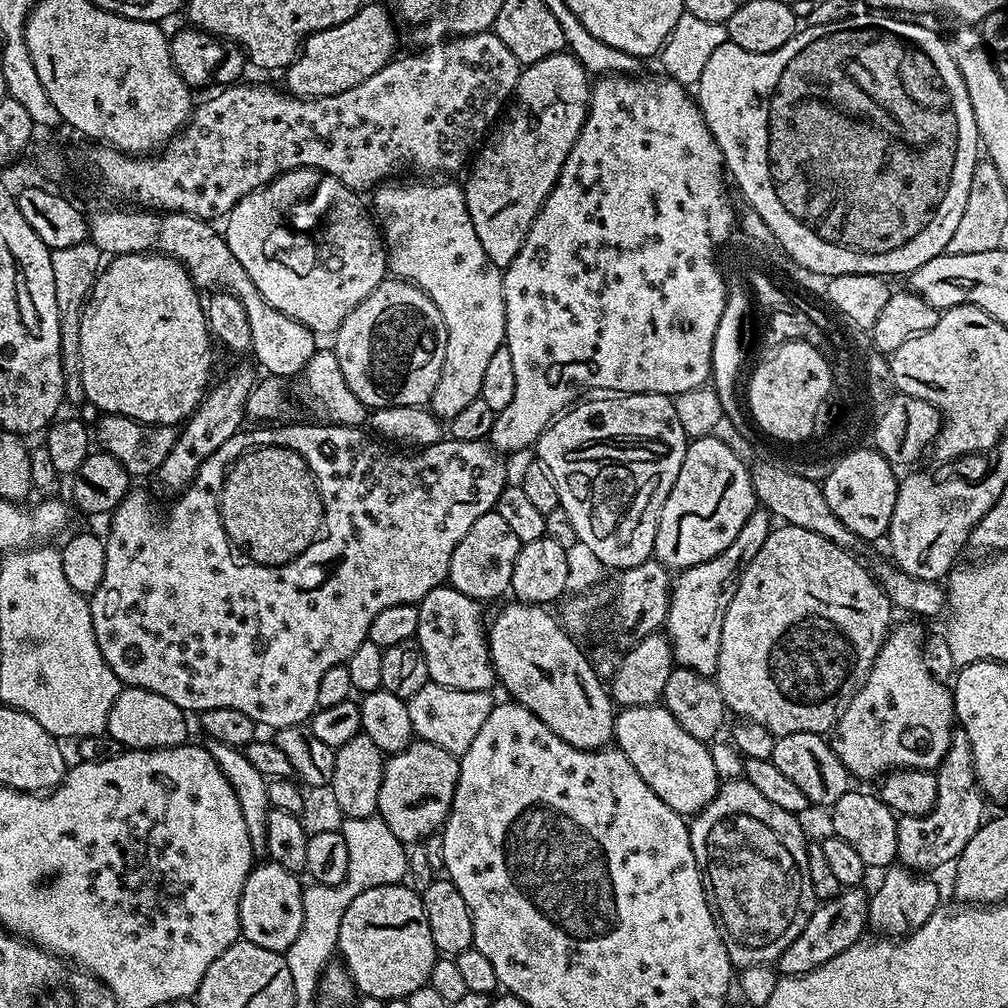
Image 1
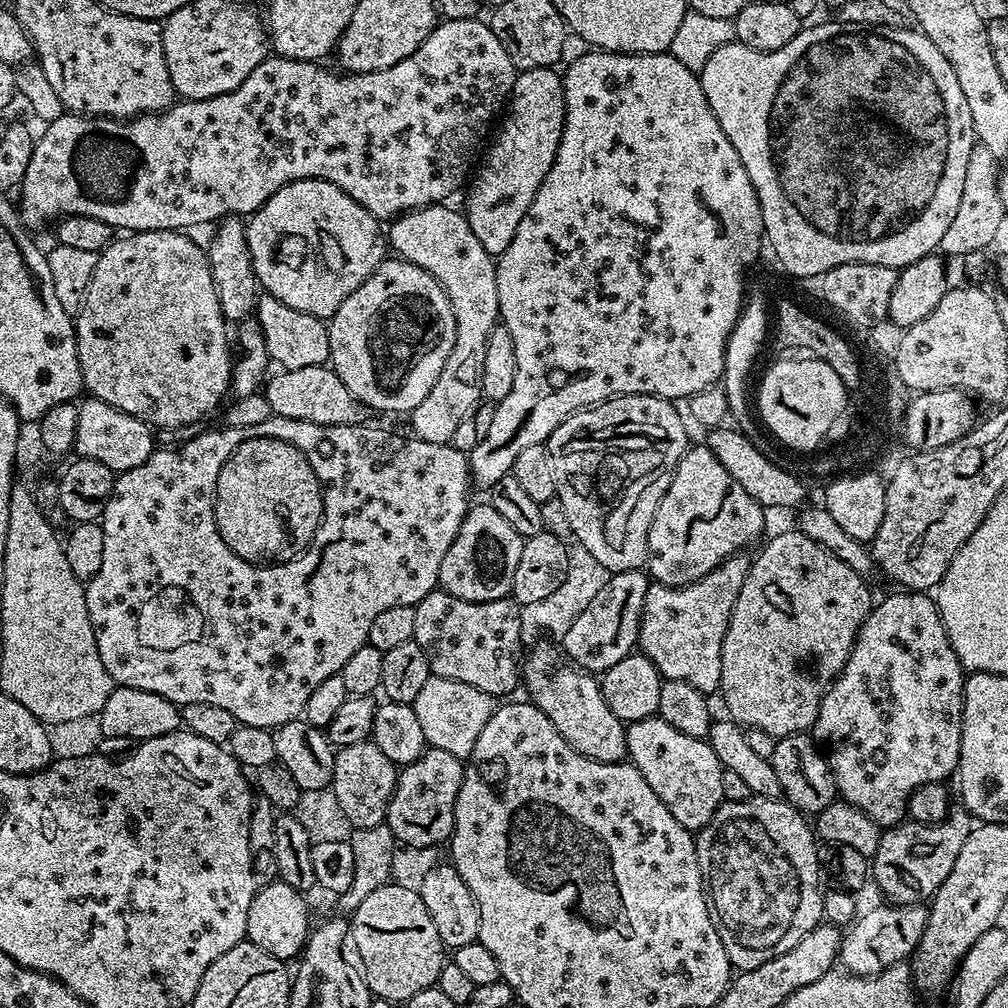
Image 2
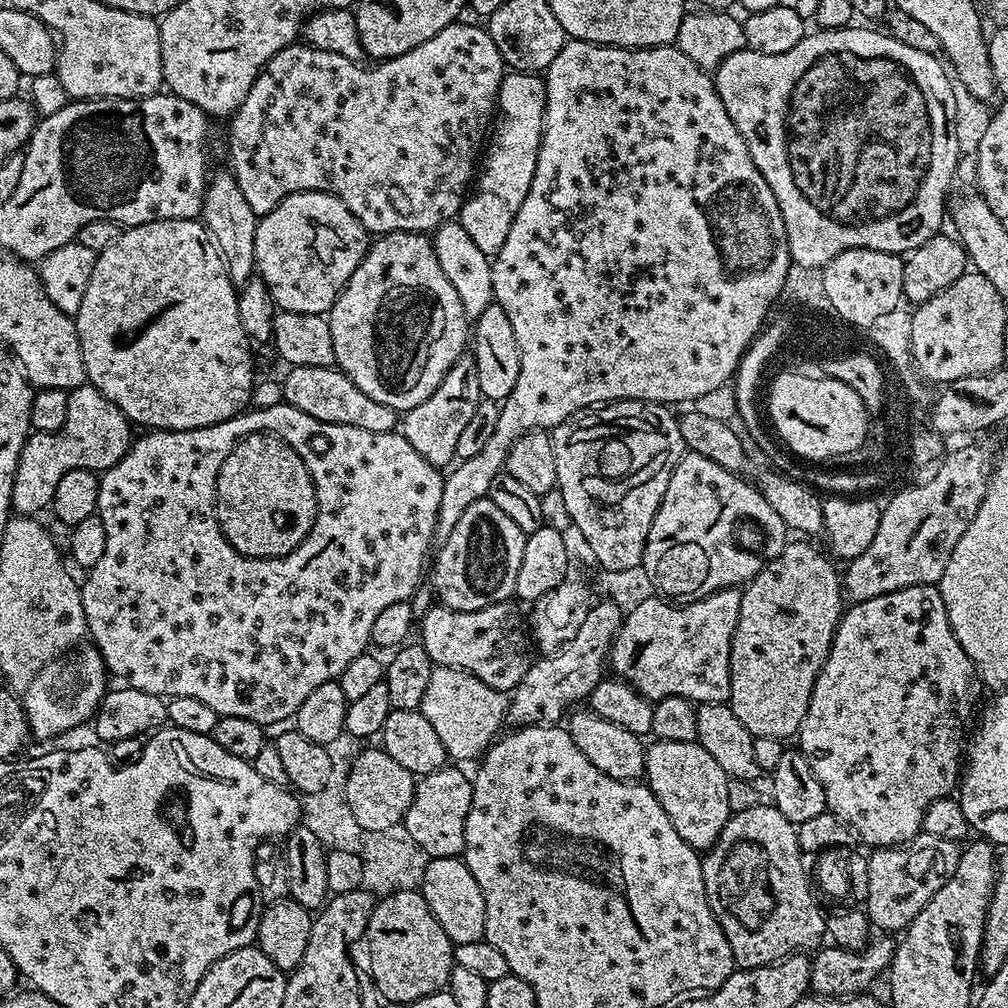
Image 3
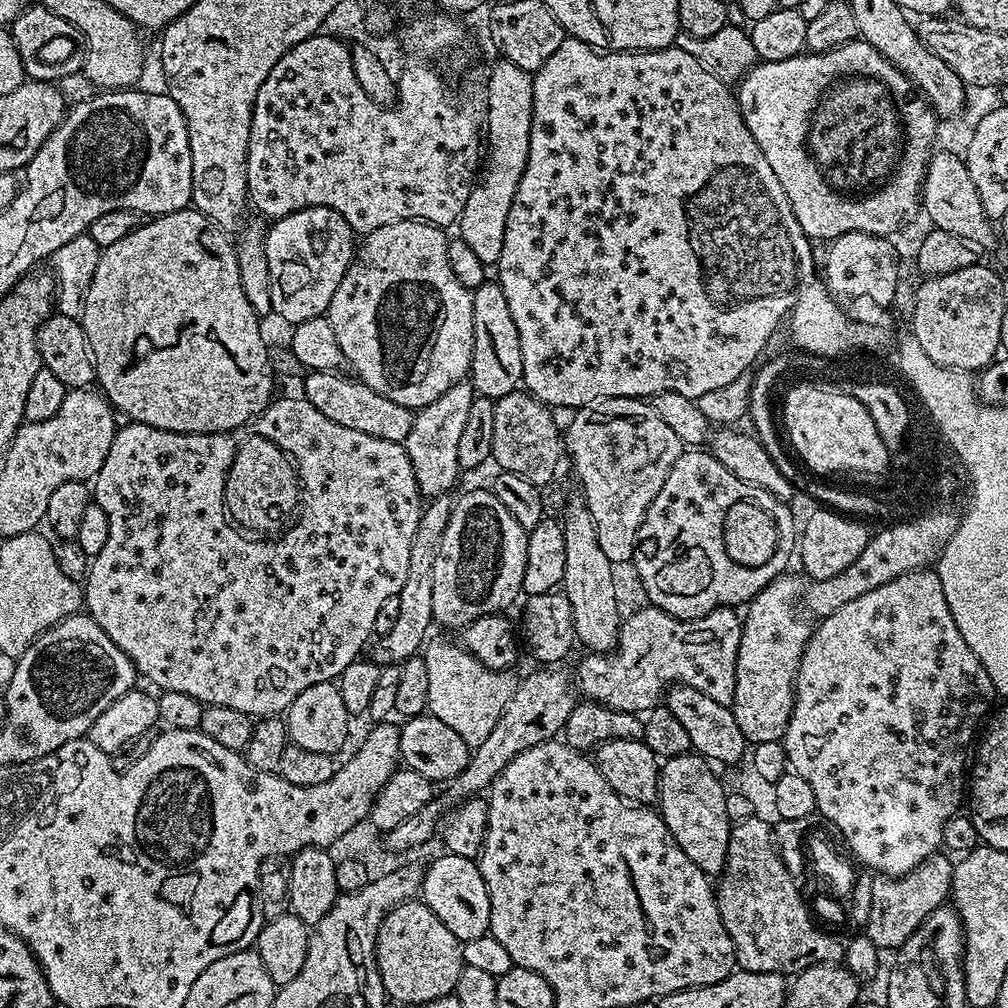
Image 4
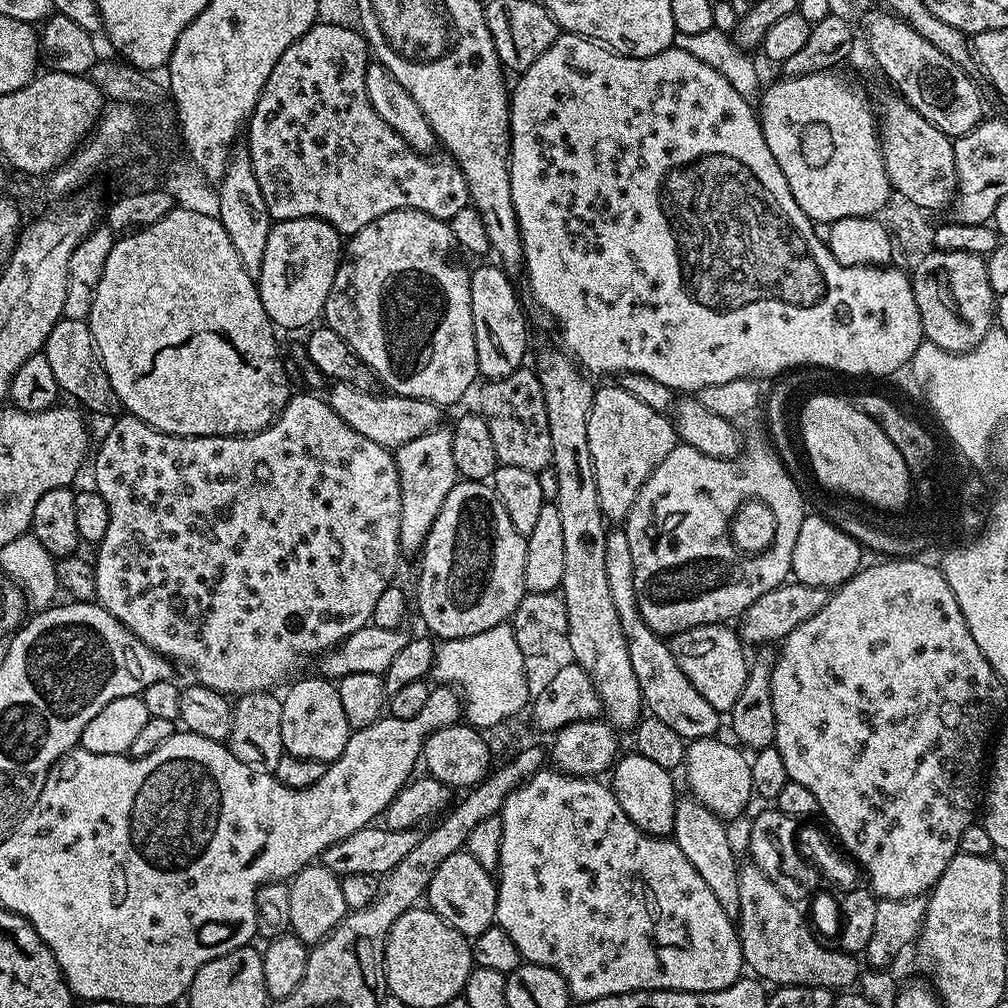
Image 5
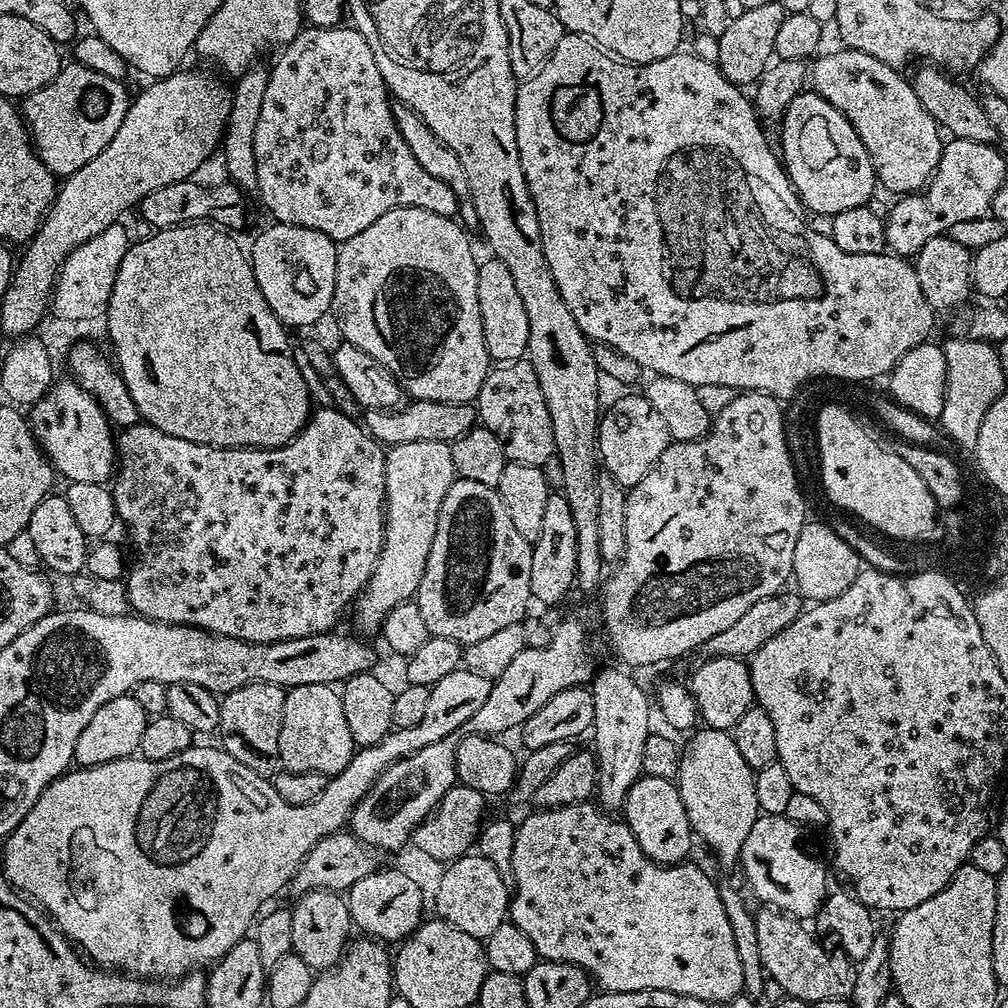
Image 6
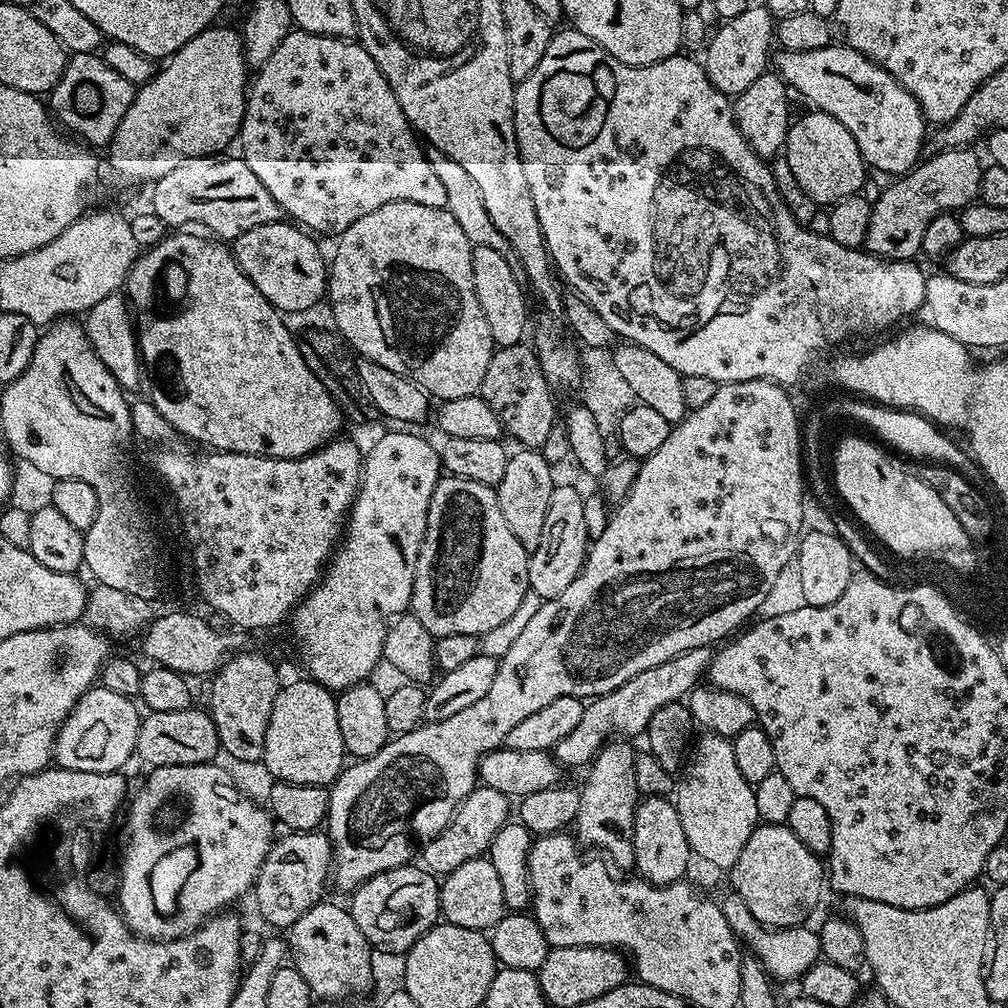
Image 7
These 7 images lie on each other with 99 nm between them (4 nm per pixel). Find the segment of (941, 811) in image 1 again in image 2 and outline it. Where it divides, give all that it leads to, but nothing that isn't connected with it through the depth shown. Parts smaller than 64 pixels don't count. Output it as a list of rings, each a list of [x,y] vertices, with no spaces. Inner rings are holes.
[[[953,810],[937,824],[913,824],[901,822],[883,829],[877,850],[870,857],[870,876],[880,887],[885,901],[893,904],[924,904],[946,882],[946,874],[954,866],[962,842],[970,838],[974,818],[966,811]]]

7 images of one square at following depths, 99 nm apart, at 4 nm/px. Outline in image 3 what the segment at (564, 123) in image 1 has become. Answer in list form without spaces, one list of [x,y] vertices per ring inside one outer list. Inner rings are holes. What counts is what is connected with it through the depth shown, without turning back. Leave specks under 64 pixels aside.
[[[509,71],[502,78],[496,106],[498,115],[482,156],[482,167],[475,177],[470,195],[460,207],[458,217],[458,223],[466,230],[466,234],[470,234],[474,246],[478,246],[478,250],[490,258],[495,258],[502,250],[502,242],[506,242],[506,234],[510,234],[514,214],[518,214],[526,198],[526,190],[530,190],[530,182],[534,182],[534,166],[538,162],[546,114],[543,75]]]

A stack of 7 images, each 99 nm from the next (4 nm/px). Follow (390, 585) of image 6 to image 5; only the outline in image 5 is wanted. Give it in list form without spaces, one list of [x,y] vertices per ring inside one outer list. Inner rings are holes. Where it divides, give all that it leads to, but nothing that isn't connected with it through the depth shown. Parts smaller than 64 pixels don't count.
[[[441,426],[432,432],[422,434],[422,438],[414,438],[414,442],[406,442],[406,446],[395,449],[396,468],[400,471],[400,493],[402,494],[402,514],[400,515],[400,550],[401,553],[419,553],[424,546],[424,539],[434,526],[434,518],[438,518],[438,510],[442,510],[442,502],[446,502],[446,494],[458,483],[458,473],[454,466],[454,446],[452,433]]]

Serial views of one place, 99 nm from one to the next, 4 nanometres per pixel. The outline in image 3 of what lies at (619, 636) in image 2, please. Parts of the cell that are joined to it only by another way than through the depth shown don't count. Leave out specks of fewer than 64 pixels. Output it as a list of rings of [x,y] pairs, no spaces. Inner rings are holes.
[[[603,600],[603,602],[591,605],[589,612],[582,617],[577,636],[565,645],[559,654],[545,655],[535,659],[531,667],[528,668],[525,678],[522,678],[522,682],[512,690],[509,697],[507,723],[514,728],[536,724],[555,725],[567,715],[568,709],[566,710],[566,708],[569,703],[585,701],[593,692],[594,686],[604,678],[605,672],[603,670],[604,668],[606,670],[612,649],[612,640],[620,629],[623,617],[623,612],[612,601]]]

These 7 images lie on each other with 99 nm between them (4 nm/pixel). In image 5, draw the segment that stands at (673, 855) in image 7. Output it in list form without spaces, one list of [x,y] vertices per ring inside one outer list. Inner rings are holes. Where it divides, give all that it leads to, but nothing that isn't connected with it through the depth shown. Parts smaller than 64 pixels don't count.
[[[635,750],[629,751],[629,756],[623,756],[615,761],[610,772],[610,787],[618,798],[618,806],[622,806],[622,810],[626,810],[626,818],[630,818],[630,822],[648,836],[671,837],[678,799],[676,784],[672,781],[673,773],[650,762],[650,758],[642,758],[642,754]]]

